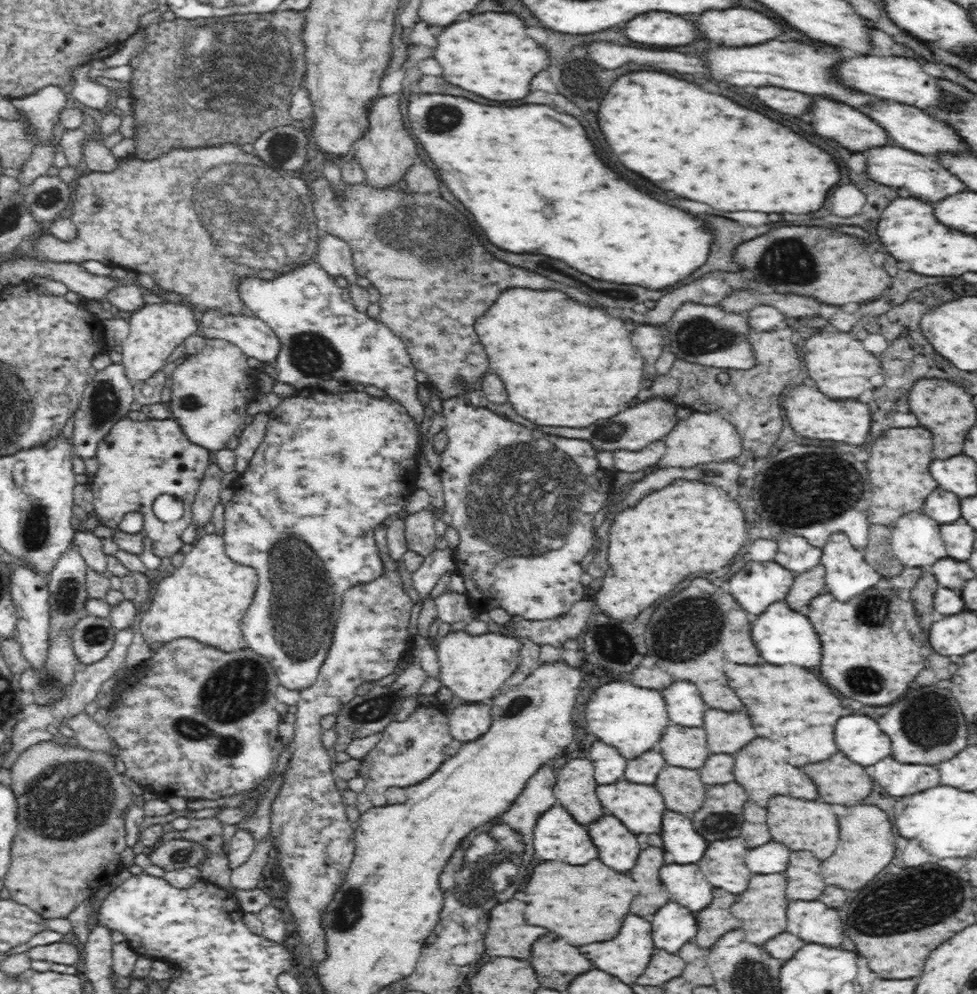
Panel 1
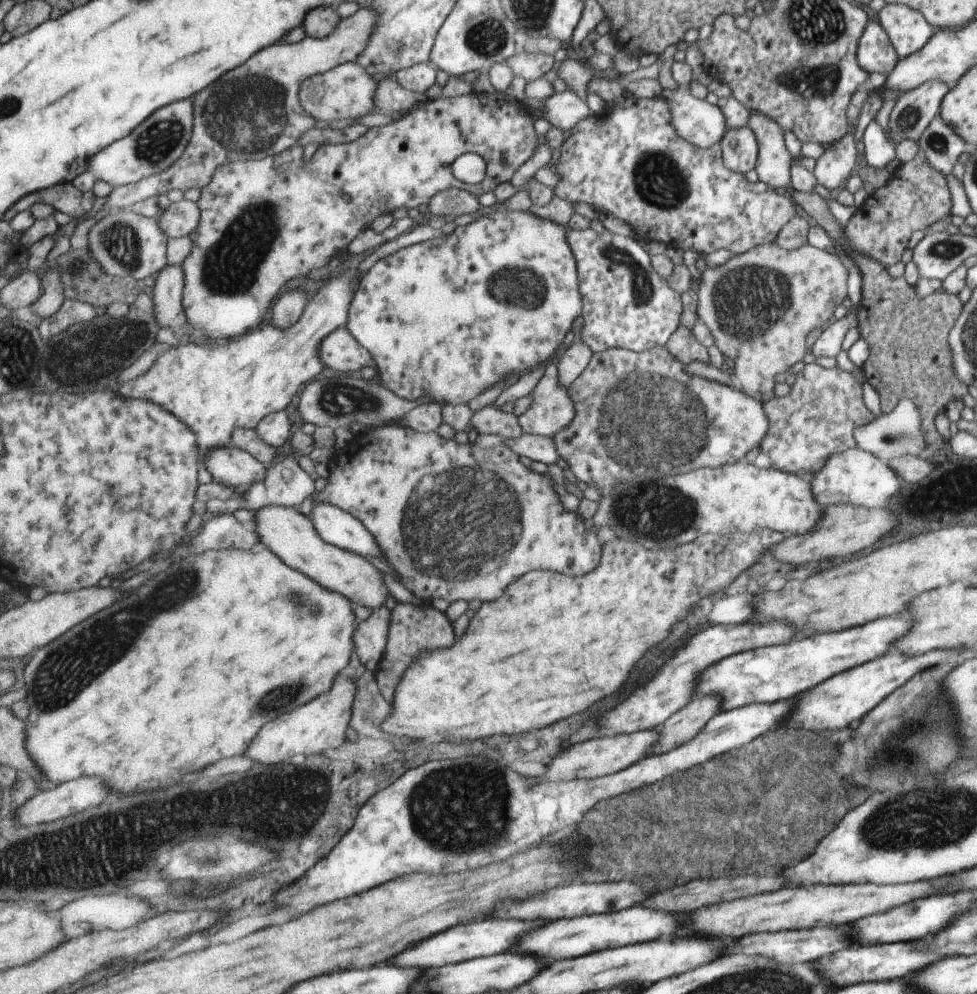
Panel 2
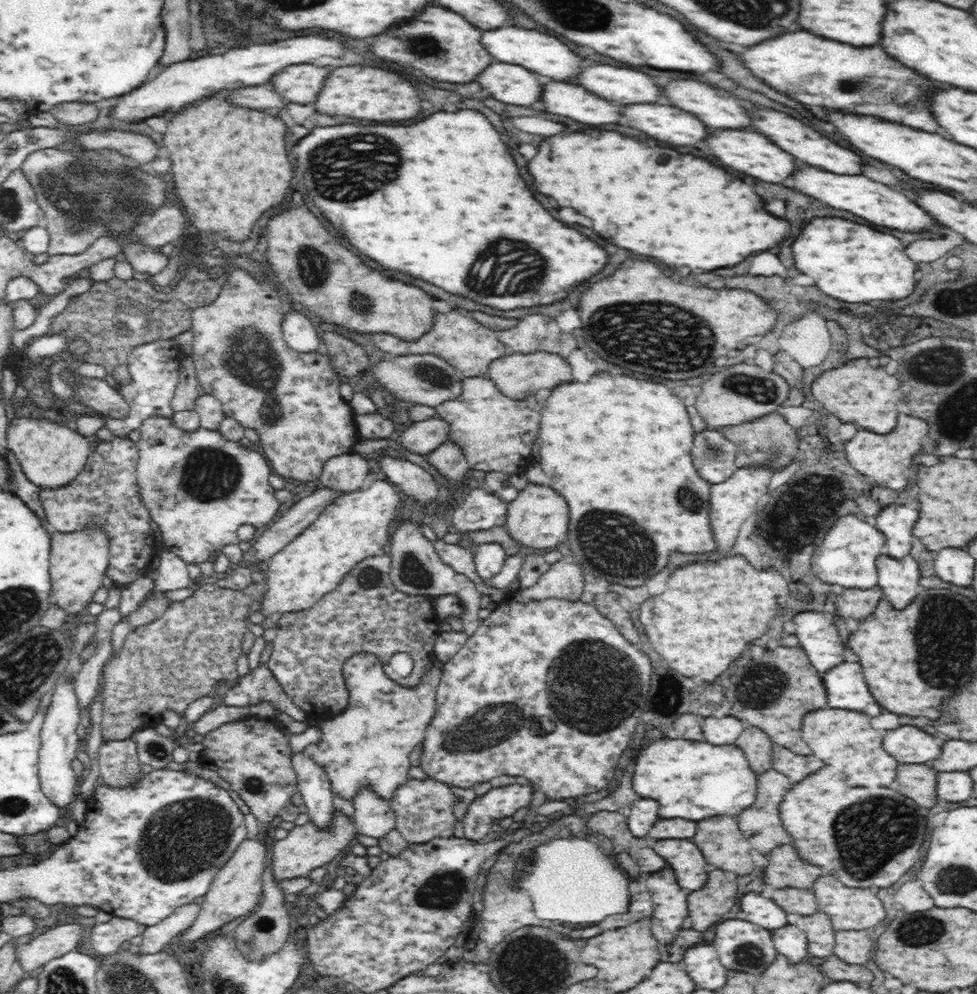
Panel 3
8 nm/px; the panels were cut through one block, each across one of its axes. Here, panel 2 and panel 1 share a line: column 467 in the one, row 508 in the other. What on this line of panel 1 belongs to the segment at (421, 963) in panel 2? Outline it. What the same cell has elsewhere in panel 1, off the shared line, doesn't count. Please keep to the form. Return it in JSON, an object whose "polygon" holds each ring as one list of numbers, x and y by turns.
{"polygon":[[936,488,932,496,928,496,922,511,937,523,948,524,961,518,961,499,953,492]]}

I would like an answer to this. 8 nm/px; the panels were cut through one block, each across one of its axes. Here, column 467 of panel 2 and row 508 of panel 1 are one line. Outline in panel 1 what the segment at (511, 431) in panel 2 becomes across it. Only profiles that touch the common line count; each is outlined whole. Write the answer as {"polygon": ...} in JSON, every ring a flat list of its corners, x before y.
{"polygon":[[430,508,420,509,409,514,404,520,407,550,422,556,436,549,435,516]]}

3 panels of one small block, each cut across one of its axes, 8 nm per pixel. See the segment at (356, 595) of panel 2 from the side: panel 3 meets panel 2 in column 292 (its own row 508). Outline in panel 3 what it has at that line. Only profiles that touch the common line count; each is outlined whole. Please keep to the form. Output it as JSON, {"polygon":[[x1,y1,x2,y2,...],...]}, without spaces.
{"polygon":[[527,482,518,498,507,503,504,530,510,538,524,548,550,548,566,542,569,514,565,500,549,486,534,485]]}

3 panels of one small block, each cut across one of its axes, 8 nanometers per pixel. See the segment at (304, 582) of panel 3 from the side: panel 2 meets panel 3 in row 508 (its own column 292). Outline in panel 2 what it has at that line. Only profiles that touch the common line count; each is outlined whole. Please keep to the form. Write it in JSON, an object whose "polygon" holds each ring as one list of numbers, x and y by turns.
{"polygon":[[345,264,322,284,297,323,284,329,269,323,263,328,256,328,244,338,228,343,206,337,200,344,183,340,176,347,165,350,143,375,125,382,121,394,127,398,149,398,184,420,196,432,202,456,221,445,231,445,233,431,240,428,255,429,268,414,285,410,299,394,299,390,325,370,326,364,320,355,321,345,332,332,349,323,355,294,353,287,357,284,357,267,351,268]]}

